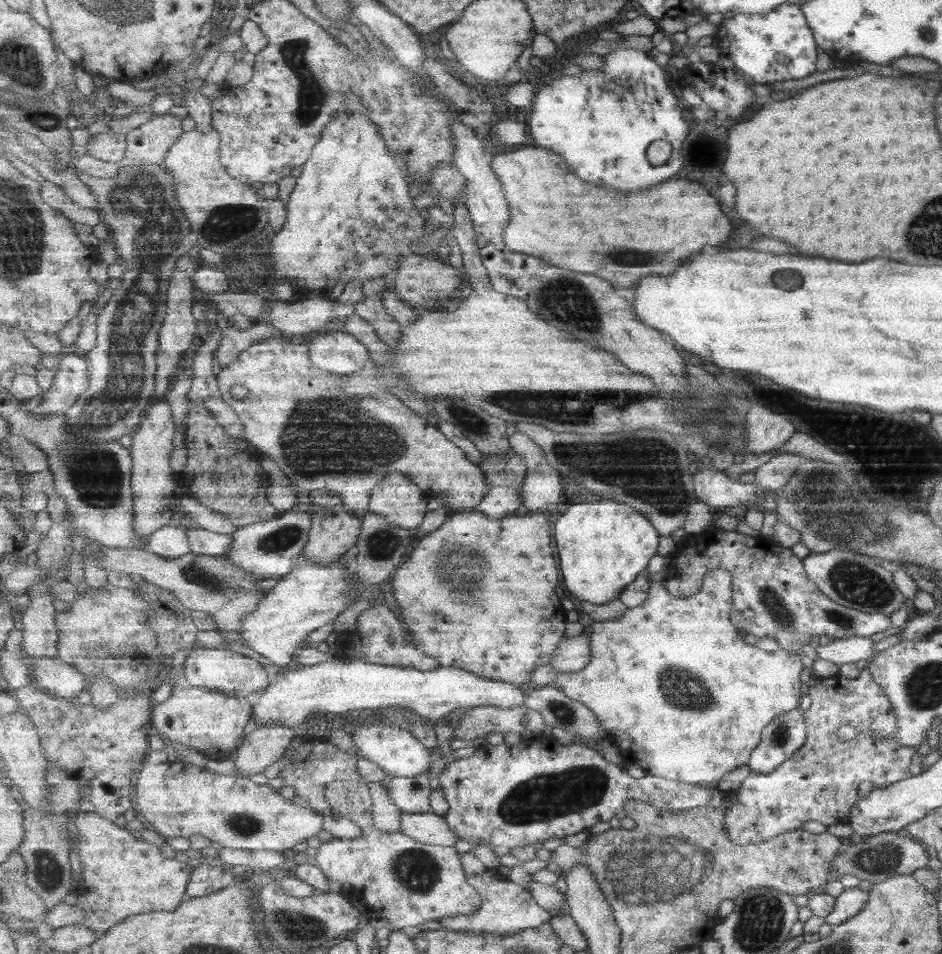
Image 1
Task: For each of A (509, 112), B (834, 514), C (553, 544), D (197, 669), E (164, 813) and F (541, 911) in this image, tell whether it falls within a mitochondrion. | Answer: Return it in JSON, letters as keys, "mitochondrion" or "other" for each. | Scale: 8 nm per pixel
{"A":"other","B":"mitochondrion","C":"other","D":"other","E":"other","F":"other"}

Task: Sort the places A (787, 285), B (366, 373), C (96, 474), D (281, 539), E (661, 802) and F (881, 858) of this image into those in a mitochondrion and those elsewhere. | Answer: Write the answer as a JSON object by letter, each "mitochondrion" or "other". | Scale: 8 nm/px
{"A":"mitochondrion","B":"other","C":"mitochondrion","D":"mitochondrion","E":"other","F":"mitochondrion"}

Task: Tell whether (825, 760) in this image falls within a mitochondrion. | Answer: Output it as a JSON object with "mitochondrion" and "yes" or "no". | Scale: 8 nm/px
{"mitochondrion":"yes"}

